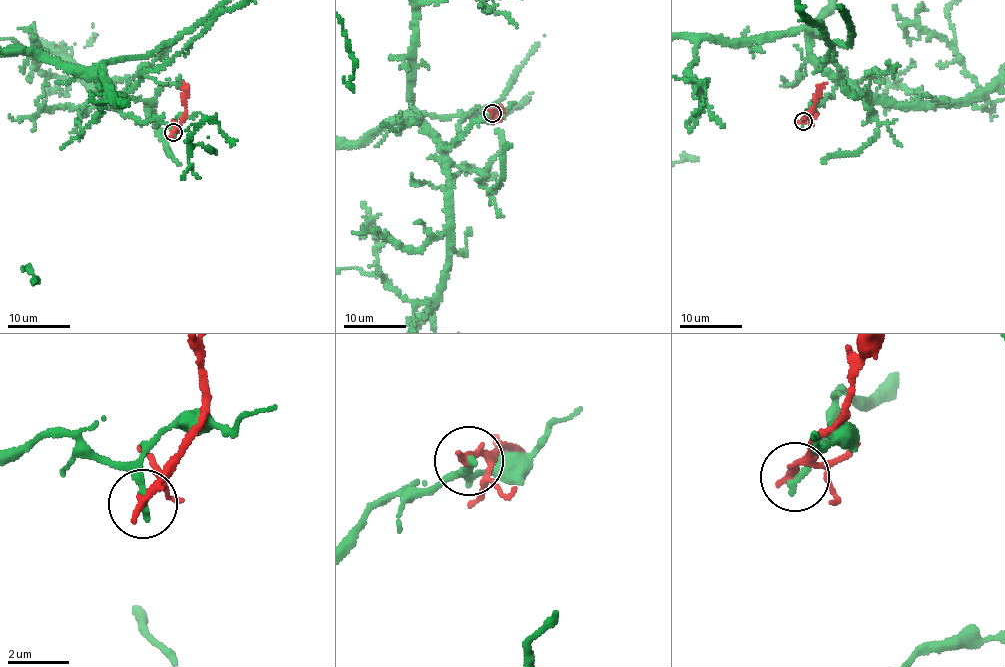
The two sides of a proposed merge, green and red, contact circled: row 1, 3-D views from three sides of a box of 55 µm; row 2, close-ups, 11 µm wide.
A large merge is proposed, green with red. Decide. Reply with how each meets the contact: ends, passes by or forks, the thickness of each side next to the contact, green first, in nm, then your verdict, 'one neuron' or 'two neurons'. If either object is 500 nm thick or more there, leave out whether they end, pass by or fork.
green ends there; red ends there; 260 nm thick on the green side, 280 nm on the other; two neurons

